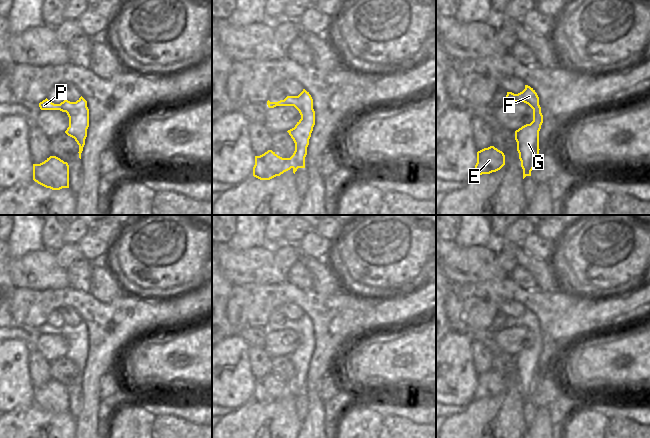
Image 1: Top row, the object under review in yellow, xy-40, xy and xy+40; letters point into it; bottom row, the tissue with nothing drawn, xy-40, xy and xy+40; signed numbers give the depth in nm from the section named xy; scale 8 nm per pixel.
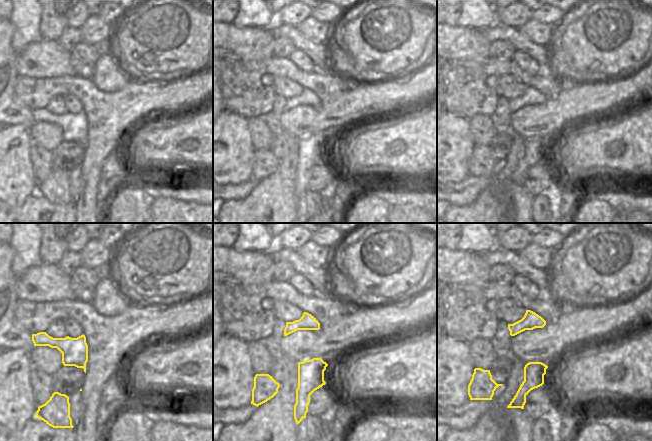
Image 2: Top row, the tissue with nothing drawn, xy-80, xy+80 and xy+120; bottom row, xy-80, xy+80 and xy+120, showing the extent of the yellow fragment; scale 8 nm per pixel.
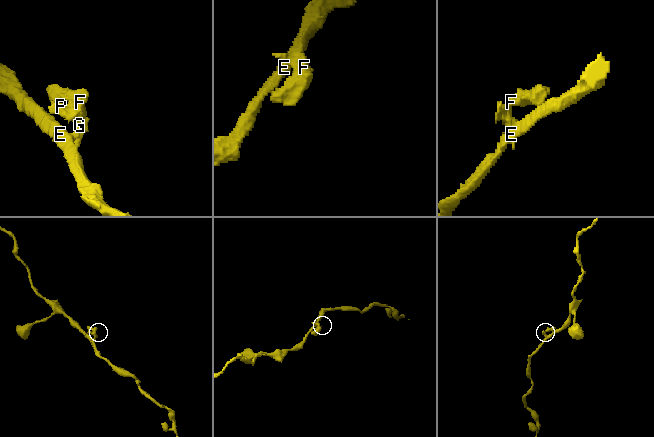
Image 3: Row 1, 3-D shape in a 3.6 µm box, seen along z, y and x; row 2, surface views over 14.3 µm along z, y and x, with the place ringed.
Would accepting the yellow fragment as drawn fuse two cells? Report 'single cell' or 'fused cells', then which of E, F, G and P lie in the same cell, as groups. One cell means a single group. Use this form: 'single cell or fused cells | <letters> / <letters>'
single cell | E F G P

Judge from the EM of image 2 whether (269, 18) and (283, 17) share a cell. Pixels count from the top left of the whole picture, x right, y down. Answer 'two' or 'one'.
two

